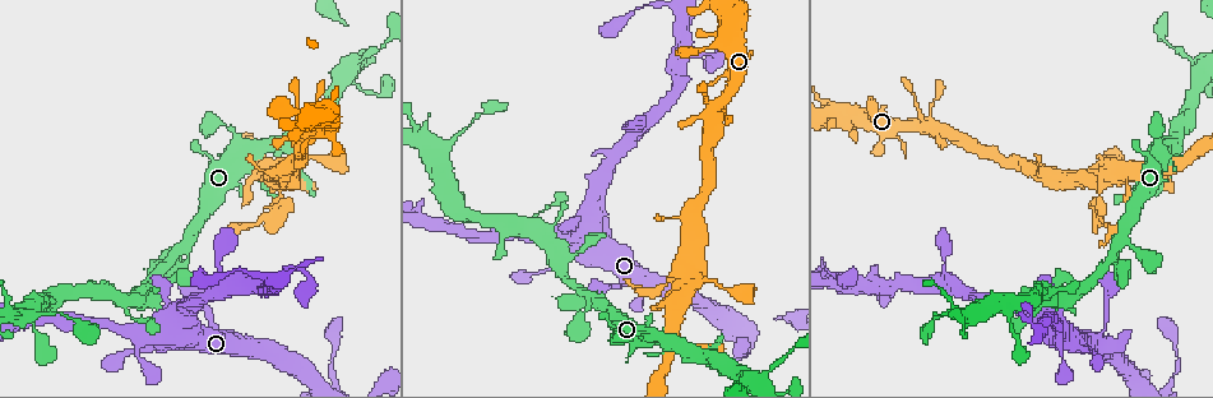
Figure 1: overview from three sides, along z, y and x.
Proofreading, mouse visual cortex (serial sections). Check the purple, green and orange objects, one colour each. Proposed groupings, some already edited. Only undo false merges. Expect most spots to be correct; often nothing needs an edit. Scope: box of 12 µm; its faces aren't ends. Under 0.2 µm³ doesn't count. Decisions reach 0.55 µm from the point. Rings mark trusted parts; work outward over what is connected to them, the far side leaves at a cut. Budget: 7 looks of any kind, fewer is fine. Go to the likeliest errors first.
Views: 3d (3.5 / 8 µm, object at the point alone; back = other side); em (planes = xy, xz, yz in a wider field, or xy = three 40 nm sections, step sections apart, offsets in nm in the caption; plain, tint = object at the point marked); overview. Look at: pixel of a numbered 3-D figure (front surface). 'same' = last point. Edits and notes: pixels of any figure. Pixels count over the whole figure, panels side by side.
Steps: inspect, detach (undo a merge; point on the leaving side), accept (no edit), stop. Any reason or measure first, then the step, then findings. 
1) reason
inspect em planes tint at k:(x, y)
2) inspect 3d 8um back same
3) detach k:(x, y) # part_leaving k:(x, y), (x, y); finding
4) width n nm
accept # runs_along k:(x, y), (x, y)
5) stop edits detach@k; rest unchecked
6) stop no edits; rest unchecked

thick turns thin
inspect 3d 3.5um back at 1:(138, 336)

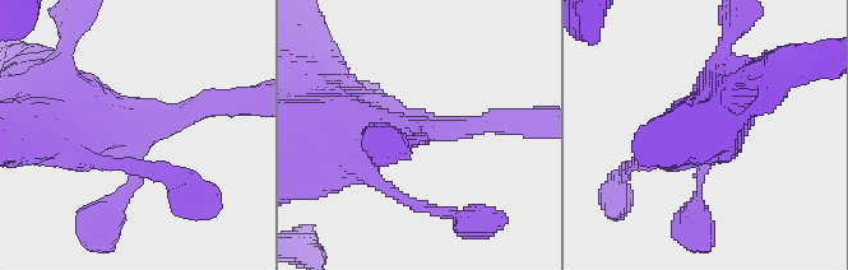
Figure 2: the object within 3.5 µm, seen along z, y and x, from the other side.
inspect em xy step 5 tint at 2:(413, 132)

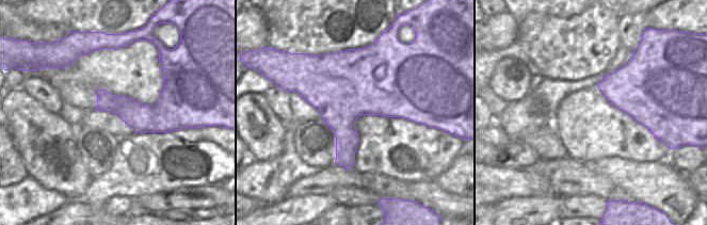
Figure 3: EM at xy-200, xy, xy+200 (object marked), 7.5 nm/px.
accept # one cell here

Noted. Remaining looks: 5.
inspect 3d 8um at 1:(1041, 324)

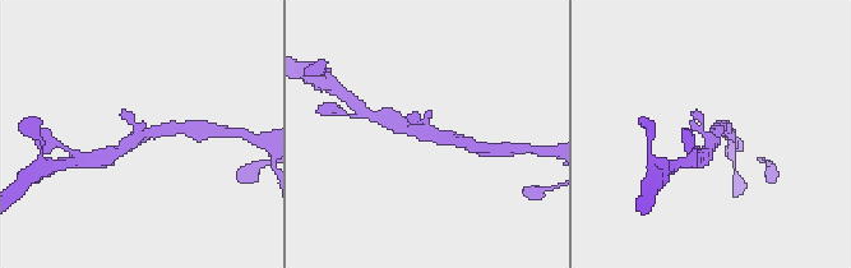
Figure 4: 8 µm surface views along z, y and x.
inspect 3d 3.5um at 4:(427, 134)

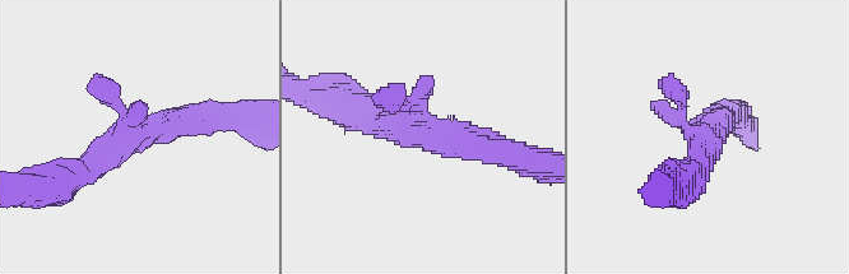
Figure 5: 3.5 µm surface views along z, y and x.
now the EM
inspect em planes tint at 5:(714, 133)

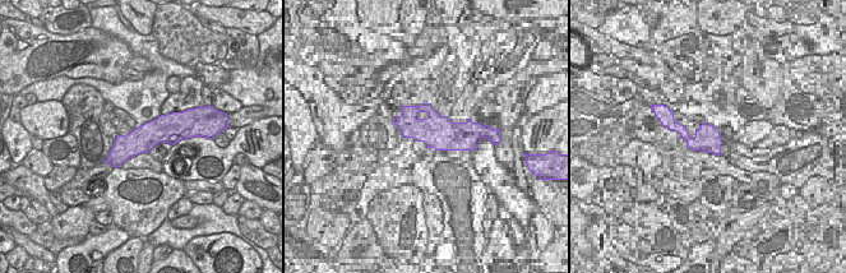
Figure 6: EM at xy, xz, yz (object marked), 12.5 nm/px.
accept # runs_along 5:(505, 153), (414, 133), (391, 101); one cell here

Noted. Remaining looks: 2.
small branch off a trunk
inspect 3d 3.5um at 1:(362, 58)

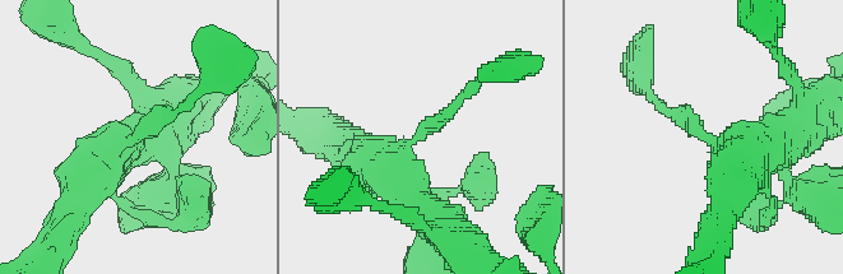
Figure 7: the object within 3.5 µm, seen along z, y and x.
accept # runs_along 7:(82, 185), (116, 145), (186, 102); all the same cell

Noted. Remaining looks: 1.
stop no edits; rest unchecked

